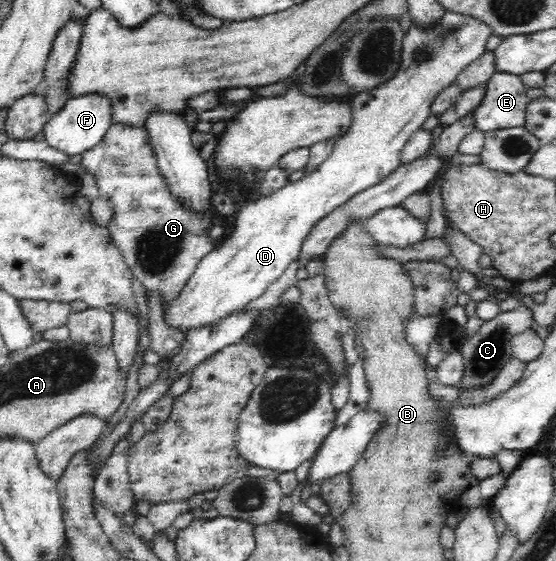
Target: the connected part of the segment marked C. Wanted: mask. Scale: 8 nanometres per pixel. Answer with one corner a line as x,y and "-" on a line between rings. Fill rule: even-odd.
521,303
517,308
497,314
493,320
483,322
478,330
470,336
460,351
463,353
463,361
465,361
465,375
462,382
457,386
461,390
469,390
469,388
479,388
489,384
495,376
498,376
501,367
513,357
511,348
511,339
525,330
529,330
533,326
533,309
527,307
525,303

